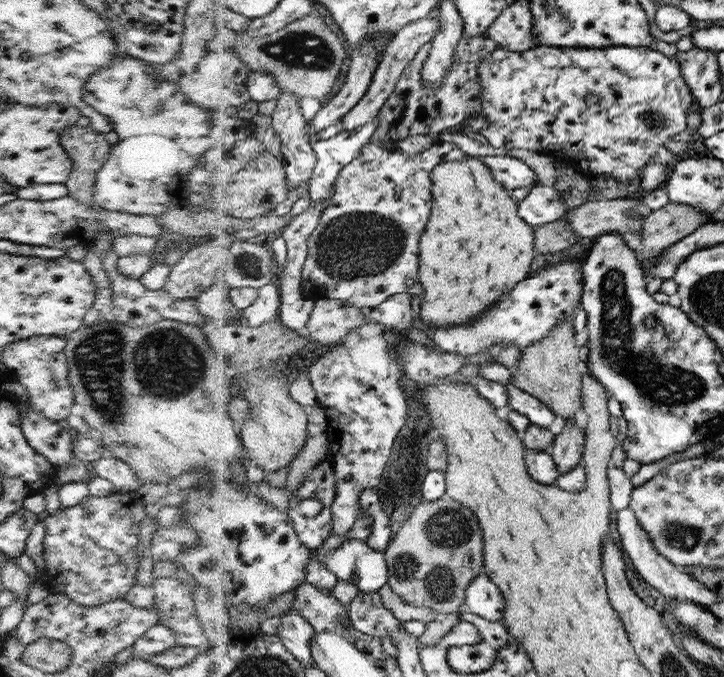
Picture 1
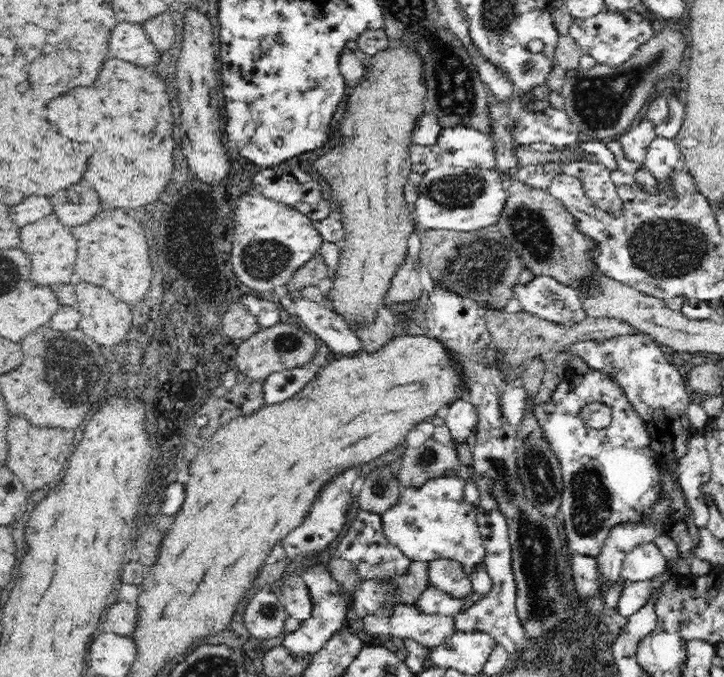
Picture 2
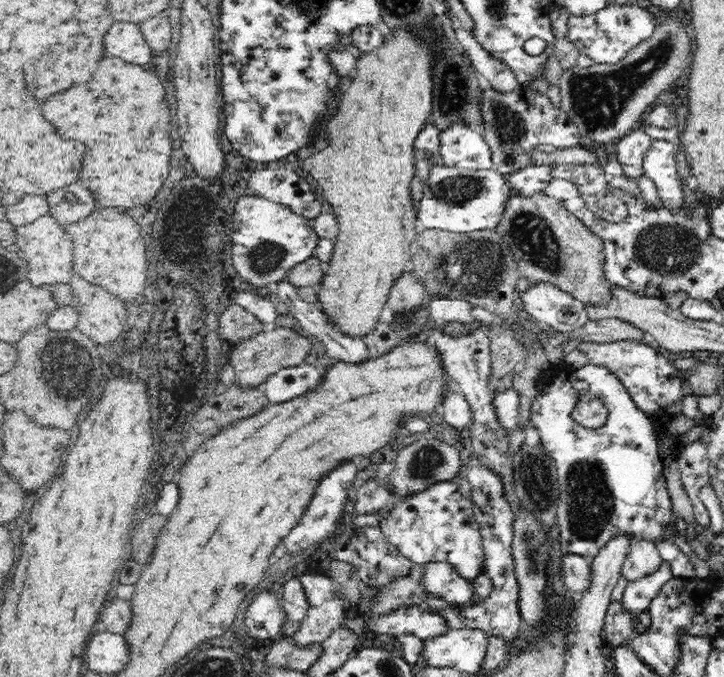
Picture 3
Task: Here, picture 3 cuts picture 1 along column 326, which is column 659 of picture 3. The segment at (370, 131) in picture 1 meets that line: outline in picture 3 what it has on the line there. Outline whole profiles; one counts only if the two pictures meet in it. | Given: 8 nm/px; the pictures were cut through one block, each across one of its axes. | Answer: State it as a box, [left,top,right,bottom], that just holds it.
[643,140,684,215]

